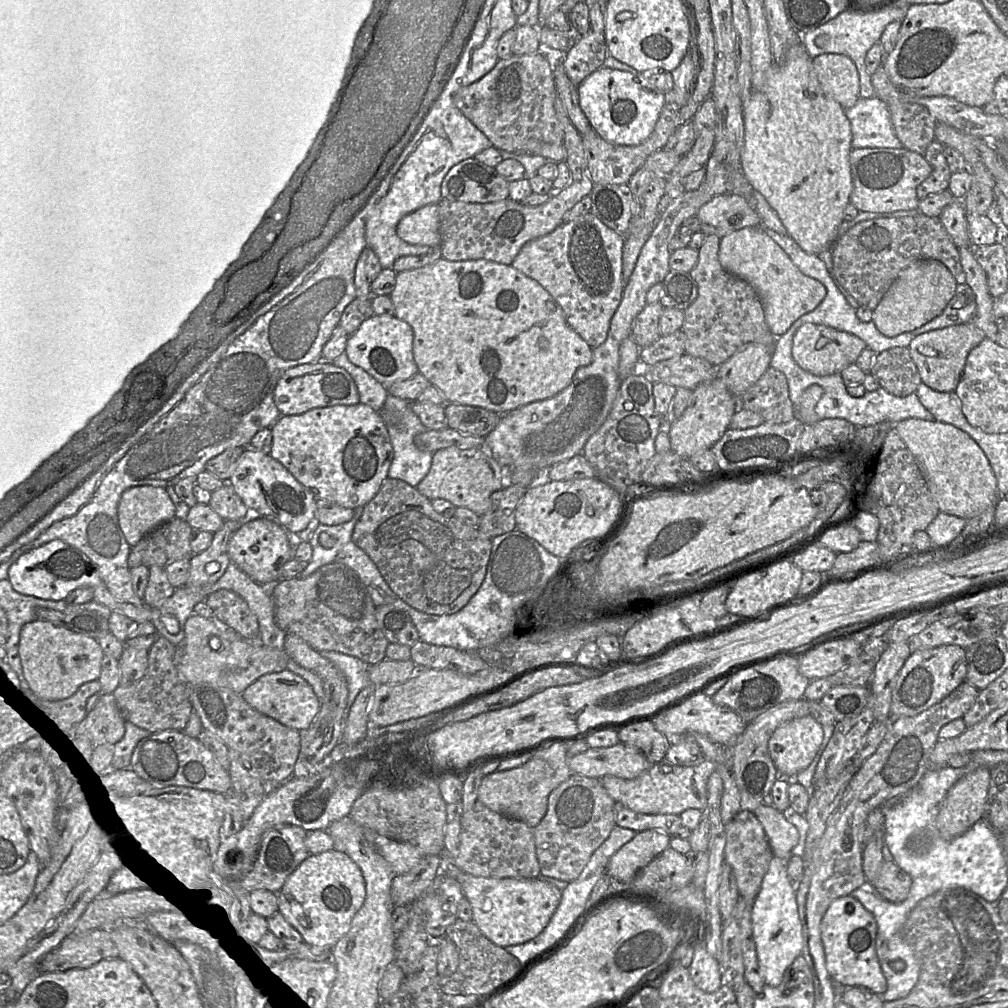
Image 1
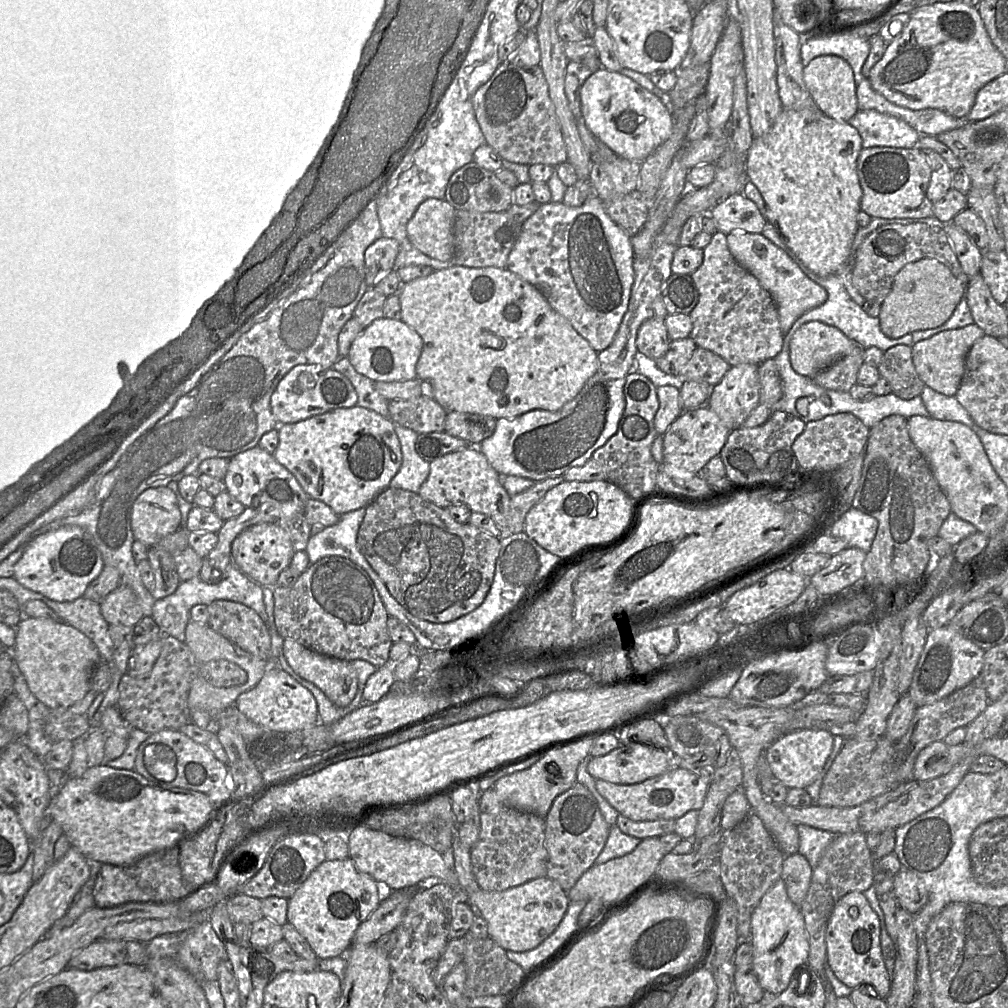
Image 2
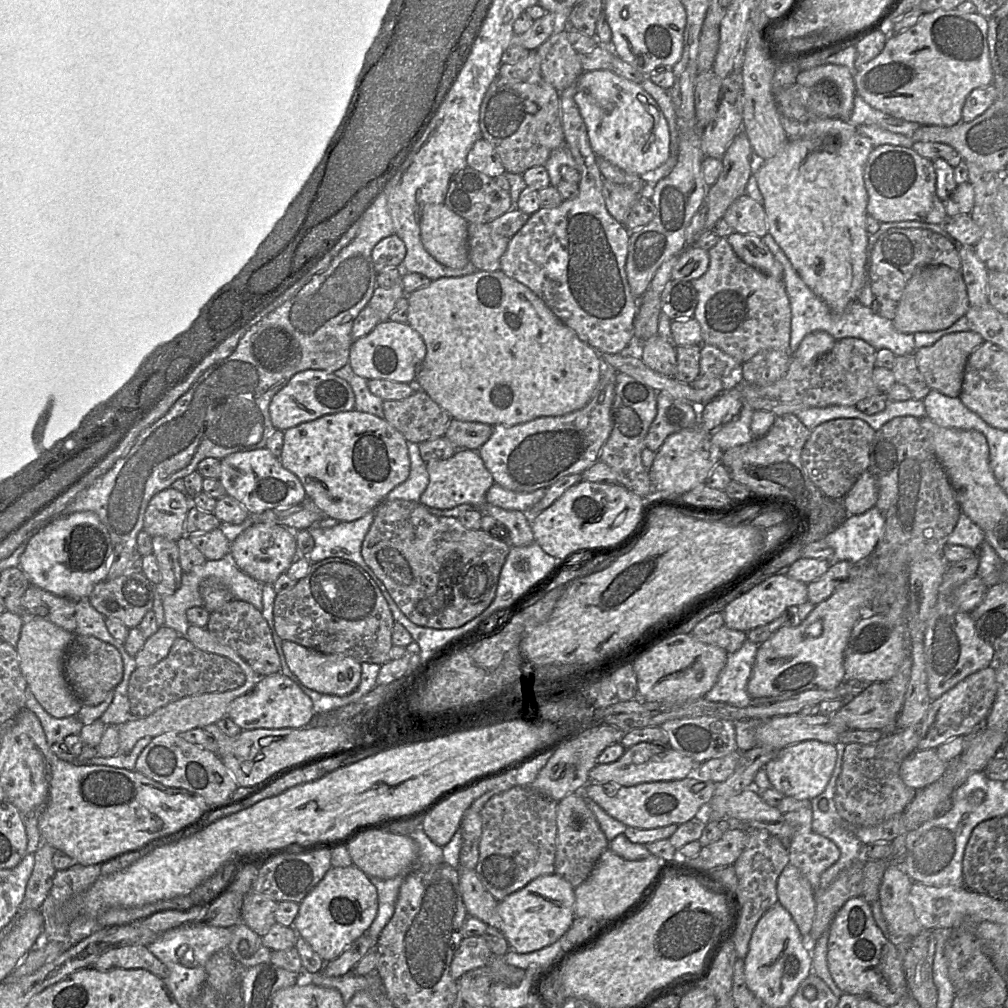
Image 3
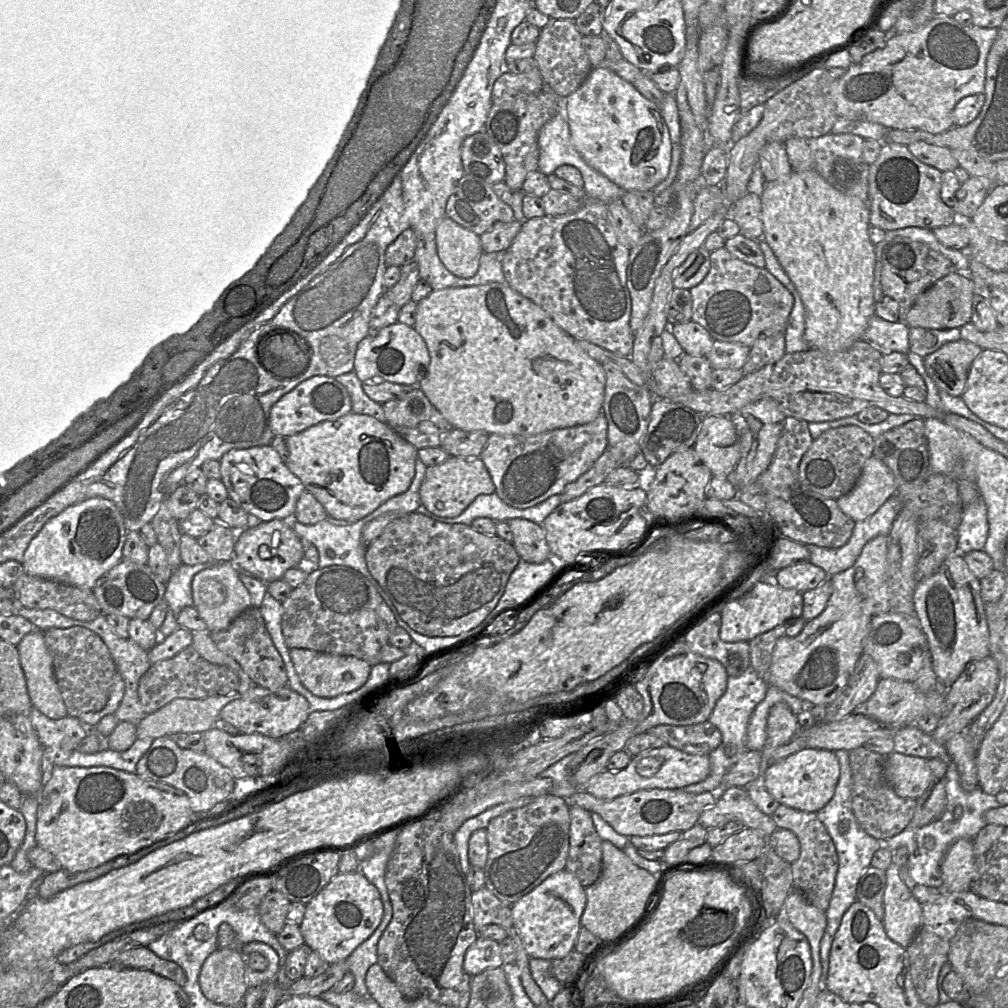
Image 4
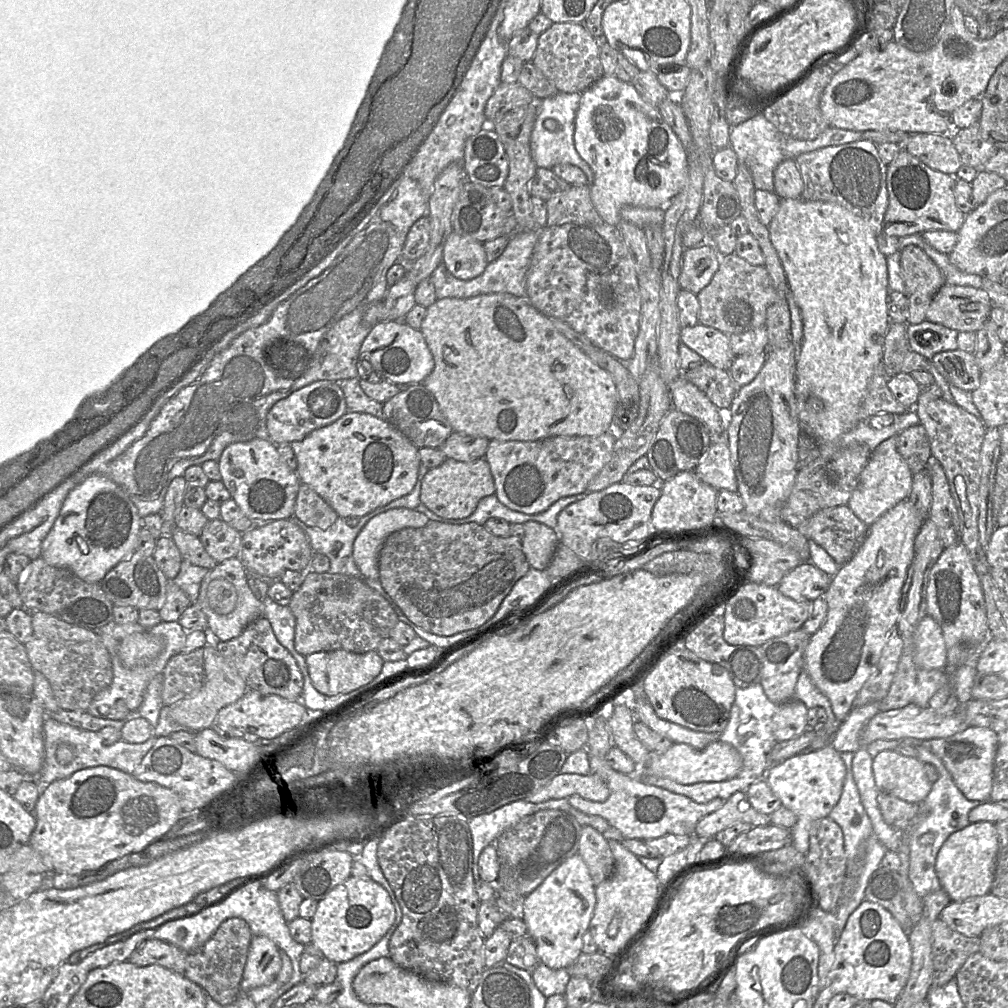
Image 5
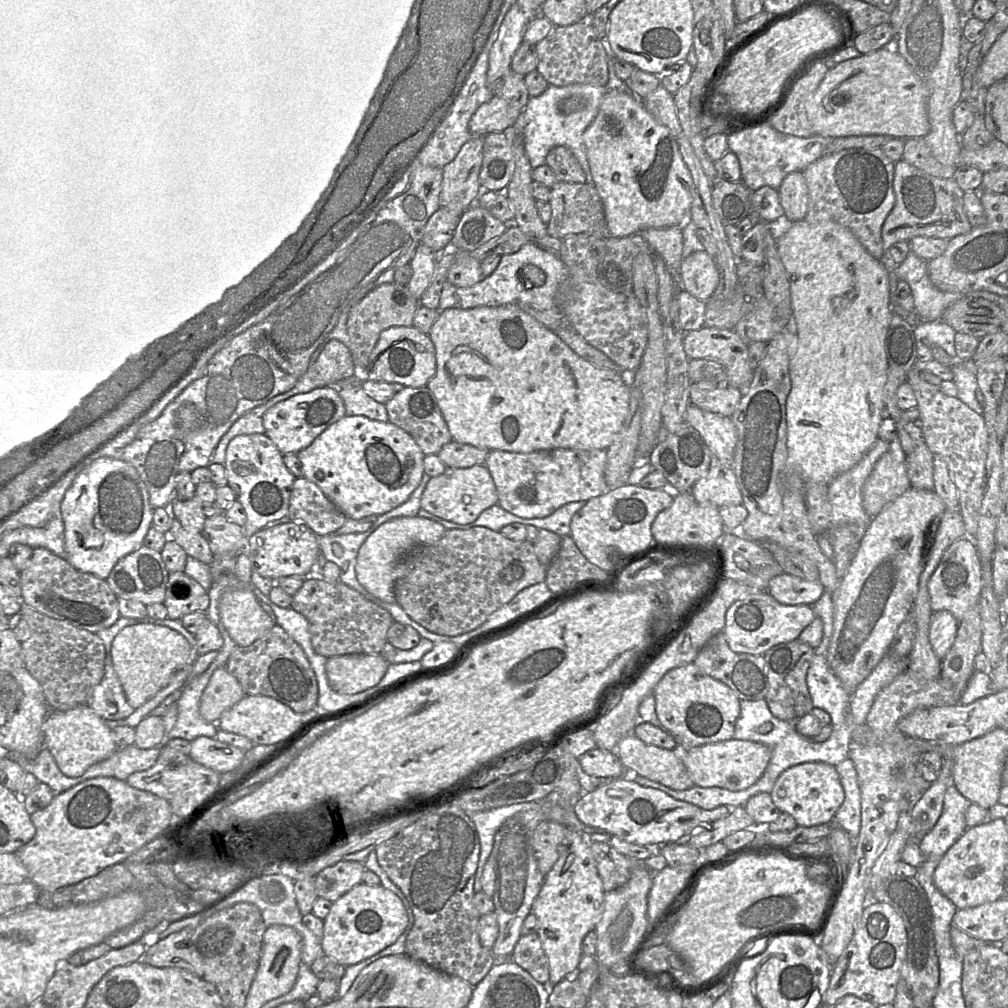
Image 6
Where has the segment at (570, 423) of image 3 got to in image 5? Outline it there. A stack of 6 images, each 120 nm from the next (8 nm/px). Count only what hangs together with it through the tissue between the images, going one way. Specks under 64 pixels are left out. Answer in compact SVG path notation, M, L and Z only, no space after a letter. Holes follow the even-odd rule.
M611 432L537 441L490 440L484 458L490 466L498 500L513 511L533 515L561 498L585 494L589 483L611 459L615 440Z

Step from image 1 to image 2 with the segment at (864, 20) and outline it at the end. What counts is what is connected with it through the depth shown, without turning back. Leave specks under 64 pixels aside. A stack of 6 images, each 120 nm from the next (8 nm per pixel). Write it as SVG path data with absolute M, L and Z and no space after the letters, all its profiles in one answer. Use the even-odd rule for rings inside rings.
M828 23L804 36L800 46L802 64L806 66L813 58L832 54L845 59L854 73L856 86L863 80L862 66L870 51L869 38L852 32L857 28L840 28Z

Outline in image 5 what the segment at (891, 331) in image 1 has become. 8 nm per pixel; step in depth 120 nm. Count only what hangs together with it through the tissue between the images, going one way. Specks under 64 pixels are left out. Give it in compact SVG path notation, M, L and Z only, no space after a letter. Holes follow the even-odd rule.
M943 284L934 295L925 320L958 332L976 332L989 320L992 307L982 288Z

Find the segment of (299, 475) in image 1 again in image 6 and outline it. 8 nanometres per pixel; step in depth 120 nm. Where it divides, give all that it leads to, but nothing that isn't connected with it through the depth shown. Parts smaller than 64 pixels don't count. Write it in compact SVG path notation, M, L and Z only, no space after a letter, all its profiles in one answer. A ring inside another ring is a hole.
M345 415L326 428L308 447L302 449L296 453L296 455L302 464L303 477L317 485L331 503L333 503L347 518L353 520L380 516L398 507L405 502L412 492L418 487L424 473L424 454L415 440L407 432L389 421L375 421L365 416Z

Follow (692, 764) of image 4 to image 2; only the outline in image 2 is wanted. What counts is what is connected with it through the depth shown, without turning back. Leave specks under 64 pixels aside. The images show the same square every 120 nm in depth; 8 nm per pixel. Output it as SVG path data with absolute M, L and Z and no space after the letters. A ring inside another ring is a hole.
M620 744L610 753L592 757L587 765L589 774L614 784L631 785L660 775L673 767L668 749L650 744Z

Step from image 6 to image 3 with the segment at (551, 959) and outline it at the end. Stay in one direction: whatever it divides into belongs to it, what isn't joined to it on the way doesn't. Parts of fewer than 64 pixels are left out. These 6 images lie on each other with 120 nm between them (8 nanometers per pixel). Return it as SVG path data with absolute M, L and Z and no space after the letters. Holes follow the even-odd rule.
M555 873L539 876L522 889L498 901L497 911L502 920L502 934L510 950L526 954L558 941L573 923L574 904L574 887Z

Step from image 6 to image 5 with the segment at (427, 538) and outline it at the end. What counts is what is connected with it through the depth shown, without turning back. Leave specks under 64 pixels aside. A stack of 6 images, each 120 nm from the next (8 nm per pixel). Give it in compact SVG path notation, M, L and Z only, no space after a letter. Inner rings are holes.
M396 508L368 521L353 545L353 559L362 575L372 580L379 580L378 557L386 538L404 528L422 528L429 520L416 509Z

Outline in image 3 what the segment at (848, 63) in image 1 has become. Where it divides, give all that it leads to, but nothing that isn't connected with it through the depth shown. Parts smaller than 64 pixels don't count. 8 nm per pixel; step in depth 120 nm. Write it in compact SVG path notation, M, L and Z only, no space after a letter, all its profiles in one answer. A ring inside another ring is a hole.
M823 64L801 71L796 77L796 83L812 87L819 83L833 84L840 97L839 118L848 121L853 108L856 87L854 75L846 67L837 64Z

